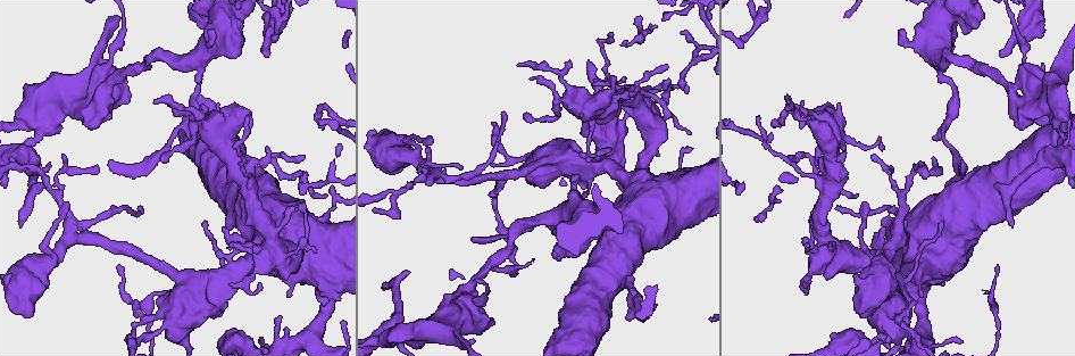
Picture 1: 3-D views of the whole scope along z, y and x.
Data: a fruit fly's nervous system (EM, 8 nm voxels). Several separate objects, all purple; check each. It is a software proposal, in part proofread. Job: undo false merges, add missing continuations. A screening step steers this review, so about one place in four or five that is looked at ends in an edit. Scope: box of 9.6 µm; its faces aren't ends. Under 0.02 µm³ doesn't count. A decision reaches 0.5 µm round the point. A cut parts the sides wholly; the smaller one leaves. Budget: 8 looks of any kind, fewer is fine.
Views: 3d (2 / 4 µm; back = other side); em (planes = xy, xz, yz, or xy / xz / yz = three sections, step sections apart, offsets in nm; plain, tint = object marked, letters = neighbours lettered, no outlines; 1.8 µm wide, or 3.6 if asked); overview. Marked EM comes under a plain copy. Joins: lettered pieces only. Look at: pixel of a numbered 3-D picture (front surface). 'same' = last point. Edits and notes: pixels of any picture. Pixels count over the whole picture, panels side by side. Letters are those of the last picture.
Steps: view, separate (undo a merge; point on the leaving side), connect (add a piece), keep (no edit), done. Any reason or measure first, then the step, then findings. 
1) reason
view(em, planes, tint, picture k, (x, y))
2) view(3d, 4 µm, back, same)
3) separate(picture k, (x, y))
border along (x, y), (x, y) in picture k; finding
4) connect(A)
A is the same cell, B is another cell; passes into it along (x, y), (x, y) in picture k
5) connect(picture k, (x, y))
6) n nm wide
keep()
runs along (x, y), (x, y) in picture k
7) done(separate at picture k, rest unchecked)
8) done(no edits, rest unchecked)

an open end
view(em, planes, letters, picture 1, (474, 238))

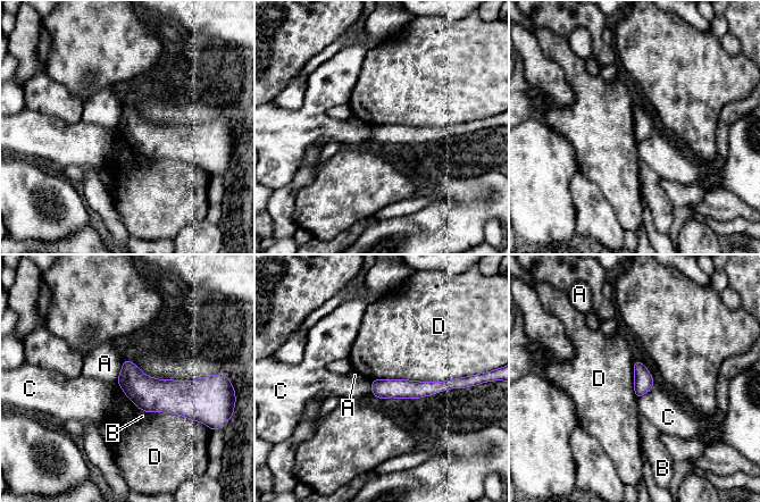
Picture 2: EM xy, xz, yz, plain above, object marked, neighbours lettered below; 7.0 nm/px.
keep()
A, B, C and D are other cells; border along (460, 377), (447, 381), (372, 381) in picture 2; no lettered piece goes on from it

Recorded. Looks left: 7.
an open end
view(3d, 4 µm, picture 1, (21, 228))

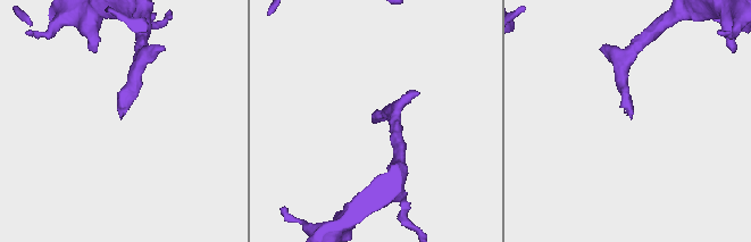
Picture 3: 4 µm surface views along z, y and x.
view(em, planes, letters, picture 3, (378, 120))

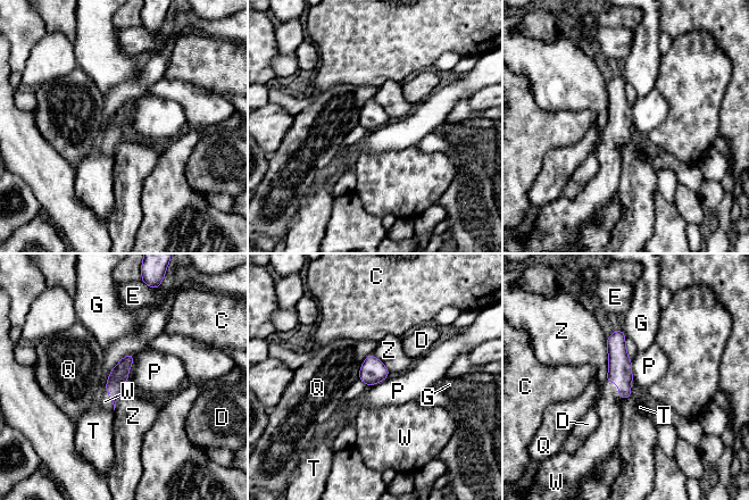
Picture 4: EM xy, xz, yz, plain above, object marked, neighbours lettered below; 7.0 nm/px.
connect(W)
W is the same cell, C, D, E, G, P, Q, T and Z are other cells; passes into it along (619, 367), (617, 385), (608, 410) in picture 4; the cell continues

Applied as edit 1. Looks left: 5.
redraw
view(overview)

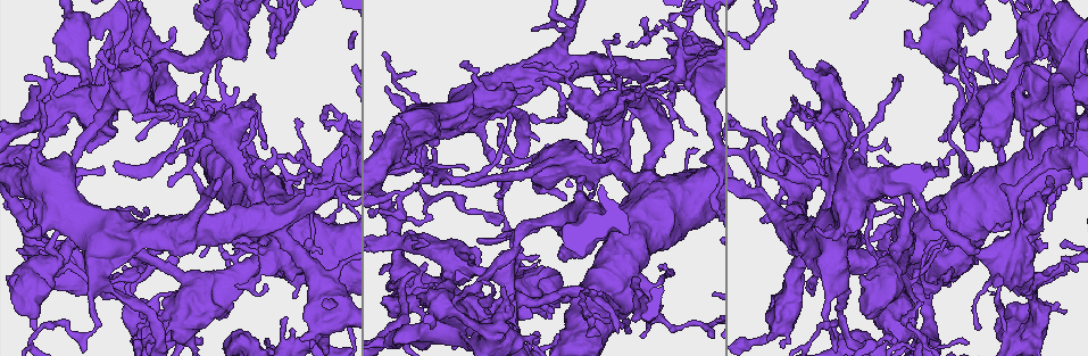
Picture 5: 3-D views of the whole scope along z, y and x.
thick turns thin
view(em, 3.6 µm, xy, step 4, tint, picture 5, (81, 284))

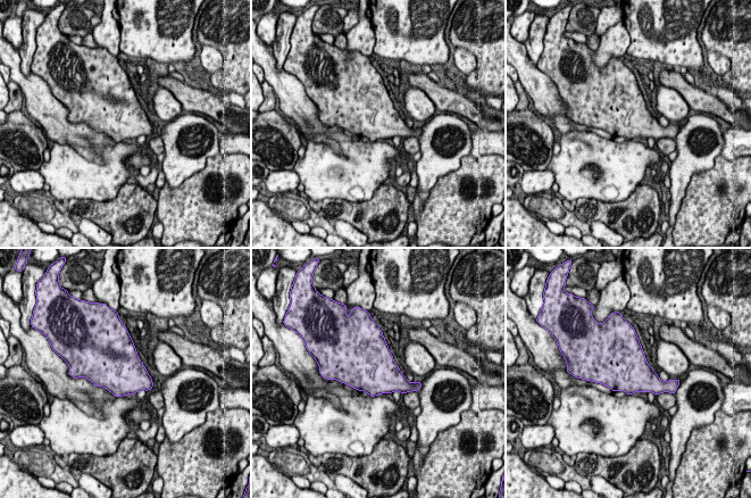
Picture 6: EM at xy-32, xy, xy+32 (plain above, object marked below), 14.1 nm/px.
view(em, 3.6 µm, xy, step 4, letters, same)

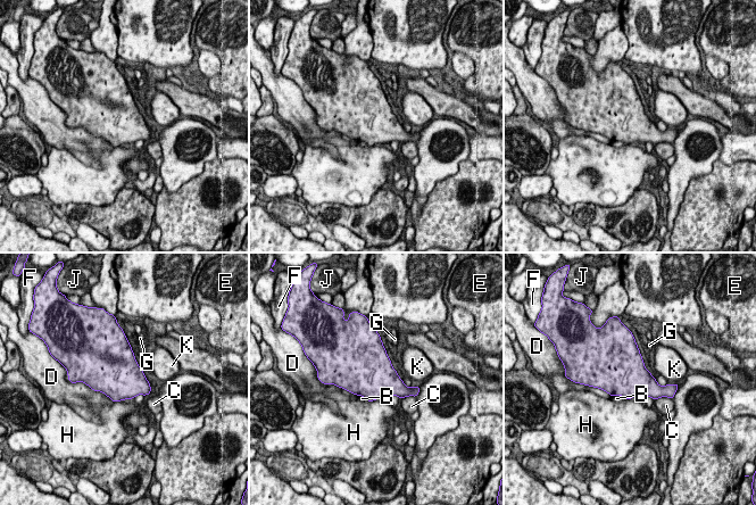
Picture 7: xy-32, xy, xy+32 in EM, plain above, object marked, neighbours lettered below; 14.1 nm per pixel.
keep()
B, C, D, E, F, G, H, J and K are other cells; border along (612, 395), (622, 395), (626, 399) in picture 7; all the same cell

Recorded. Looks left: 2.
done(connect at picture 4, rest unchecked)

